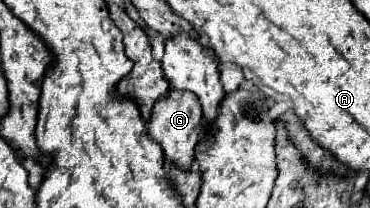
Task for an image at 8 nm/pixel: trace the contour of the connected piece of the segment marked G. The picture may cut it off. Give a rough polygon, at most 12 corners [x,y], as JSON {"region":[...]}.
{"region":[[171,89],[149,135],[169,163],[191,169],[201,105]]}

